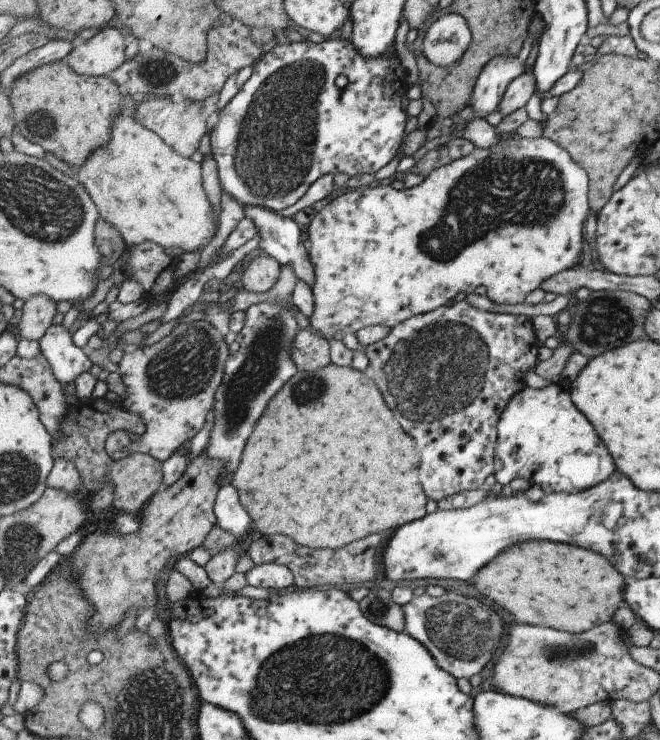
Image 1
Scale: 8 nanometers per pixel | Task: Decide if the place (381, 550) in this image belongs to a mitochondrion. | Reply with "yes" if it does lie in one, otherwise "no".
no

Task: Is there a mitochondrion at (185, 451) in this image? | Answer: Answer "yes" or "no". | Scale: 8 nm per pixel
no

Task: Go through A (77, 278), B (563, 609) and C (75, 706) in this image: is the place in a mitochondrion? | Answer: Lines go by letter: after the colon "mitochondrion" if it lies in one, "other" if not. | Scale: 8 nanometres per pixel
A: other
B: other
C: other

